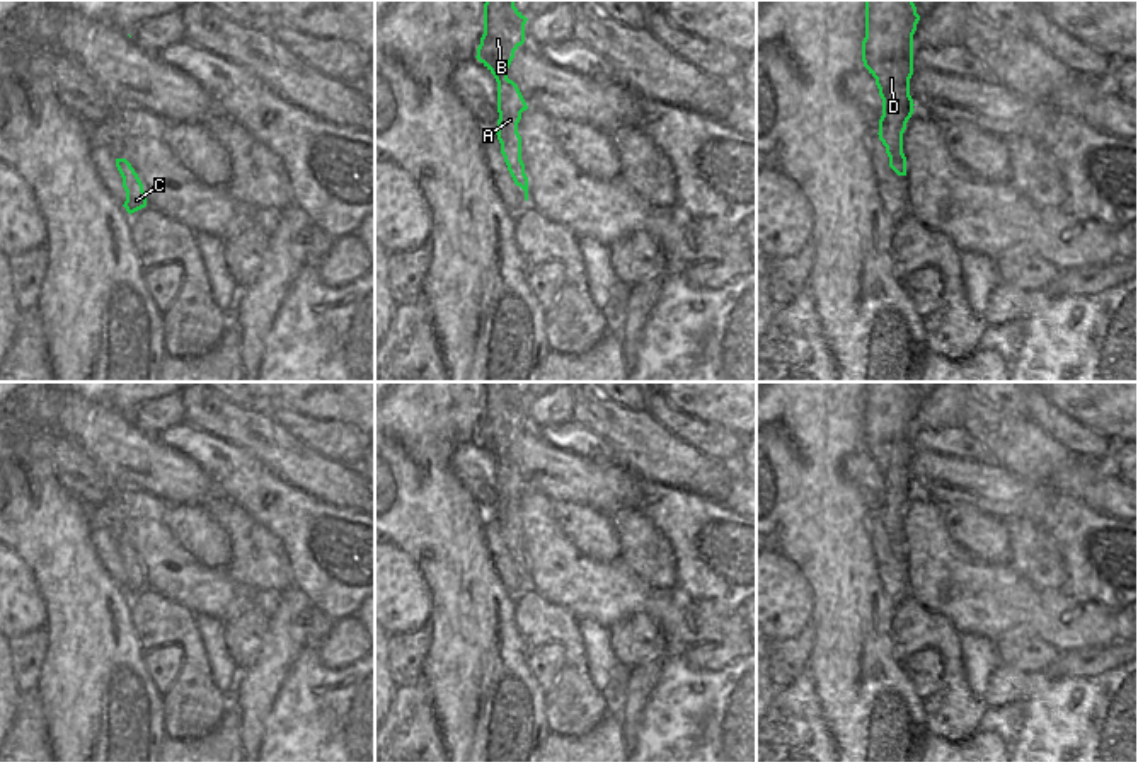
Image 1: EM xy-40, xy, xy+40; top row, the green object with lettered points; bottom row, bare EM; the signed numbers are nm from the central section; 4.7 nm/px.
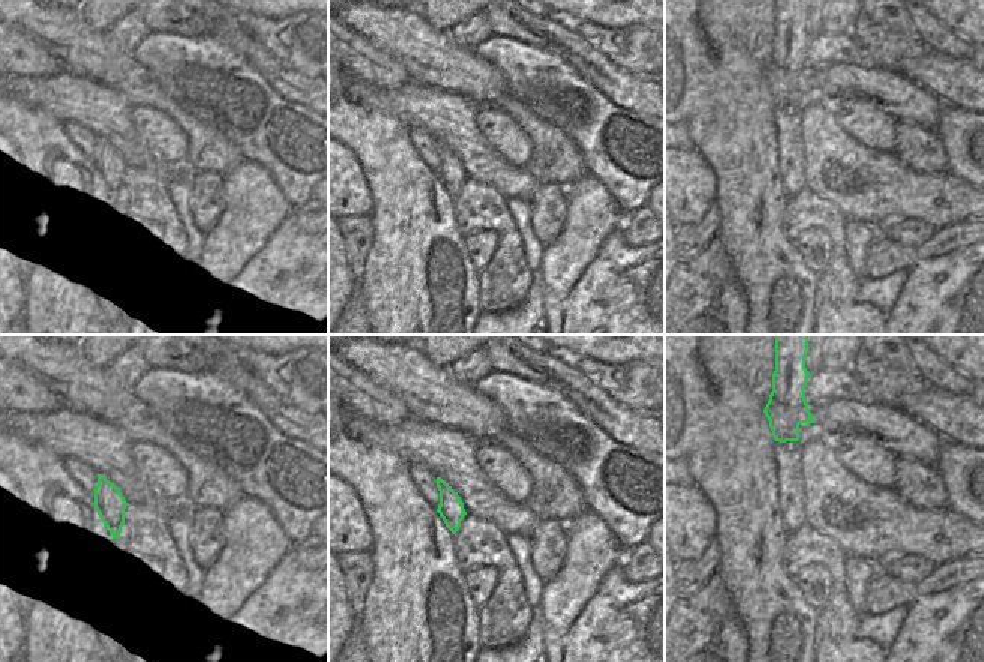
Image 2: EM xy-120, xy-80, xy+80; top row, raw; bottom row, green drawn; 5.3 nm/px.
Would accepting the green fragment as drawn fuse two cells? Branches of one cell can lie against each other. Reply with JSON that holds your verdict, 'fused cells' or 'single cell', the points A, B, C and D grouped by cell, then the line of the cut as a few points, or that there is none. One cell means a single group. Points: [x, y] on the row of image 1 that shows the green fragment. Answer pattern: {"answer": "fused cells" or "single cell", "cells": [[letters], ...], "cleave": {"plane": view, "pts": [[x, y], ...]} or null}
{"answer": "single cell", "cells": [["A", "B", "C", "D"]], "cleave": null}

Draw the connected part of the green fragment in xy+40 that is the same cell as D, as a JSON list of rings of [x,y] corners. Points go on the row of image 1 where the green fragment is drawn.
[[[865,0],[865,38],[862,61],[876,78],[882,99],[879,140],[889,167],[906,176],[903,133],[913,114],[910,78],[913,75],[913,34],[920,15],[913,0]]]

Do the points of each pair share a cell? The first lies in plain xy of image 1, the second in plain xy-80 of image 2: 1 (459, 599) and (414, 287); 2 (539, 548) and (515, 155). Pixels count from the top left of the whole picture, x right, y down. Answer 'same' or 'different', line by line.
1: same
2: different

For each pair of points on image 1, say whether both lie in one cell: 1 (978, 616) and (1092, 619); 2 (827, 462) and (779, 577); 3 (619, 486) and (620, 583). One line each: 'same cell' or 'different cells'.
1: same cell
2: different cells
3: different cells

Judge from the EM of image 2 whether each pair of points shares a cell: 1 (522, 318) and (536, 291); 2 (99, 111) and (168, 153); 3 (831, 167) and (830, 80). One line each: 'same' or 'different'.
1: same
2: different
3: different

